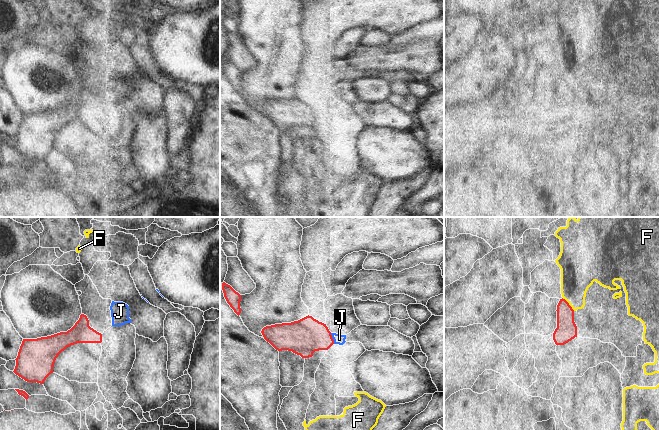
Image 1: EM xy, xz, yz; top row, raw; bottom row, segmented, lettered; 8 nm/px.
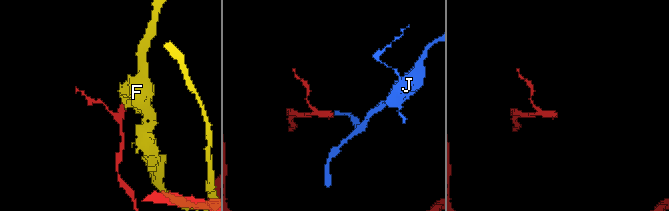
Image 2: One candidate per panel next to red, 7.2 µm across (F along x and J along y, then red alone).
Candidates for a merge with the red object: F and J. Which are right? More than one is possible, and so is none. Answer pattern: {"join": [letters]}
{"join": ["J"]}

